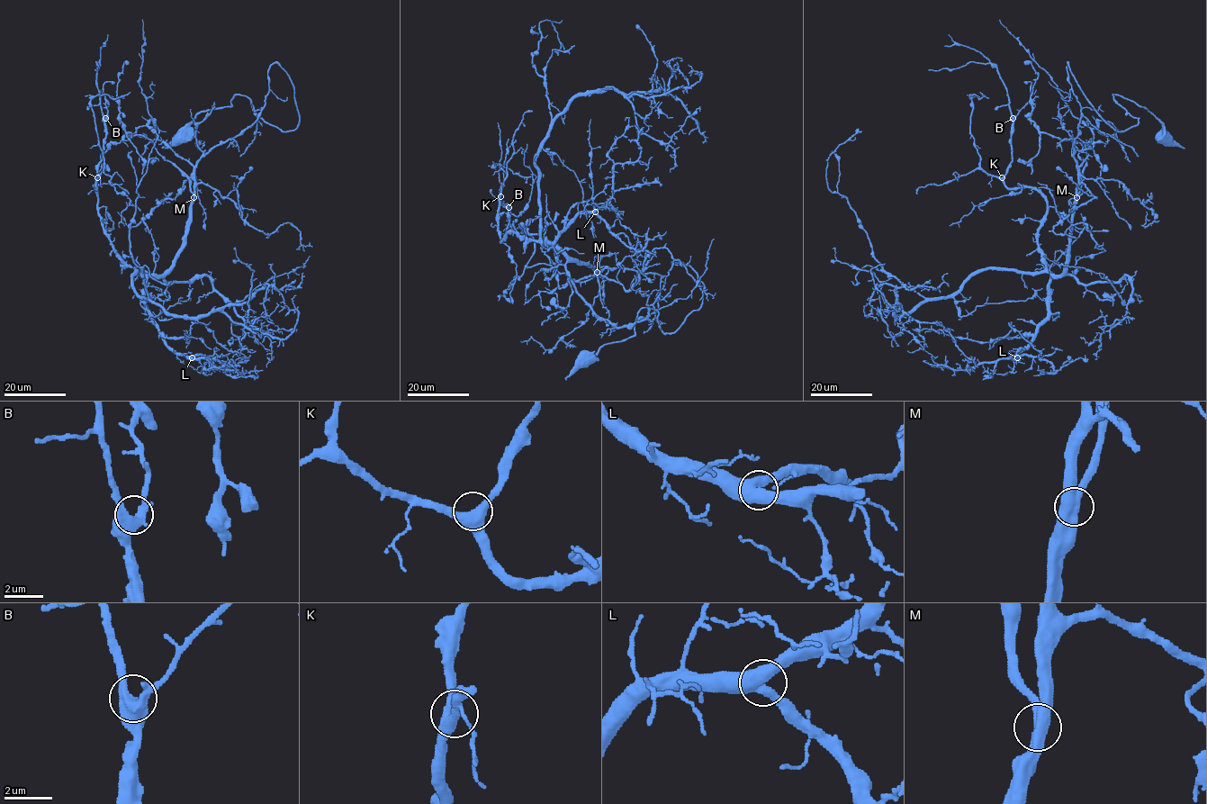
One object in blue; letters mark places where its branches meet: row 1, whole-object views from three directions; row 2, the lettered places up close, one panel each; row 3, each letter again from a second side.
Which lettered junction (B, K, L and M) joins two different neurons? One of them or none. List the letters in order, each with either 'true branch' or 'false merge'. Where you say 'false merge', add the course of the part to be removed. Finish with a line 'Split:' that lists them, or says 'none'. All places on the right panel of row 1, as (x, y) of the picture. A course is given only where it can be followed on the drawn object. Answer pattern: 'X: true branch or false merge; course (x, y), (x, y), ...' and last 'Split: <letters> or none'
B: true branch
K: true branch
L: true branch
M: true branch
Split: none

